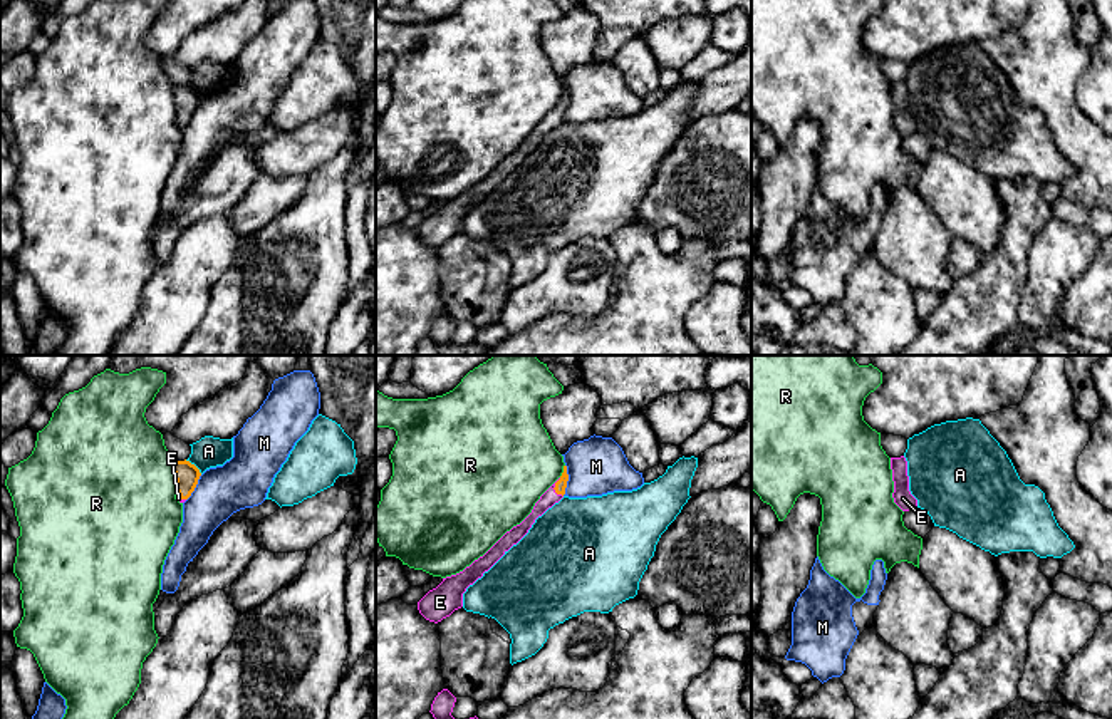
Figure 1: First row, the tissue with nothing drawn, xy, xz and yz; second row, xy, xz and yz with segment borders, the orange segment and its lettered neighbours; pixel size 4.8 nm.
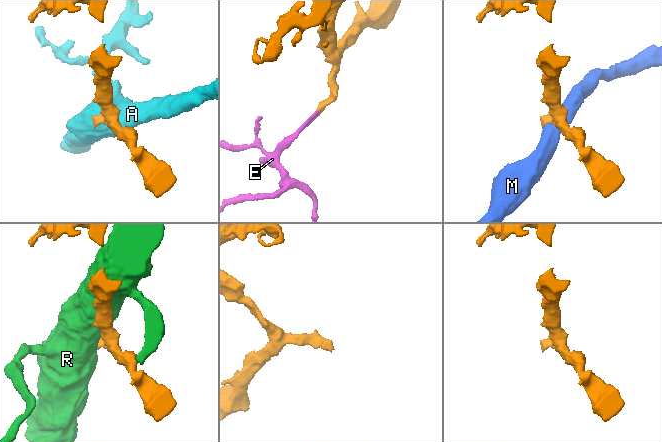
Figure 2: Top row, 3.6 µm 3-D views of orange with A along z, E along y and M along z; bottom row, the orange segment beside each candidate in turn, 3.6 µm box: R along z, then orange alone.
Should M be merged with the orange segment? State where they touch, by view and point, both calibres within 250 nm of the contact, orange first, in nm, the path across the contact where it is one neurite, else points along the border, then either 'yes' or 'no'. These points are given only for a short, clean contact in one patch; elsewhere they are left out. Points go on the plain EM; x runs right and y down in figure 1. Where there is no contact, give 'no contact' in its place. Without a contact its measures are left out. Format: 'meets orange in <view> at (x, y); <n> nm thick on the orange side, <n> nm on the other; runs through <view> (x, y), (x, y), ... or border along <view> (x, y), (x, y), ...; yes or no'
meets orange in xz at (567, 104); 60 nm thick on the orange side, 280 nm on the other; border along xz (566, 89), (567, 111), (562, 119); no

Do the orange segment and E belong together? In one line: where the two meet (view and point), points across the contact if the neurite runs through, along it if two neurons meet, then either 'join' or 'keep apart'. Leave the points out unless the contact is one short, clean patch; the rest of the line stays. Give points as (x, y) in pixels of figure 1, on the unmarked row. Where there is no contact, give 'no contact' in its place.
contact xz (554, 113); way xz (561, 109), (554, 113), (549, 123); join

